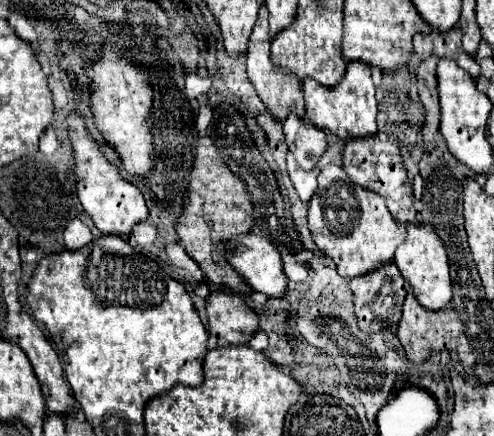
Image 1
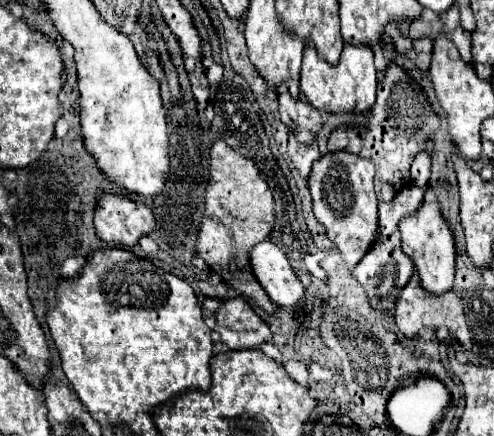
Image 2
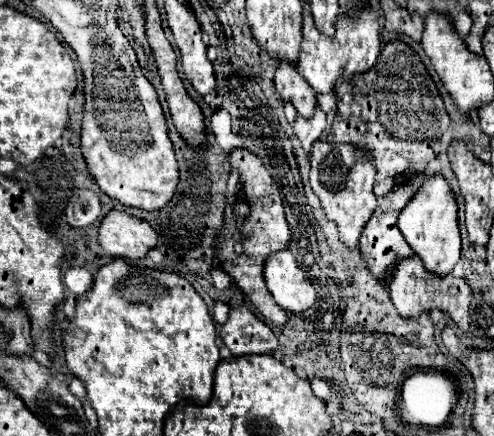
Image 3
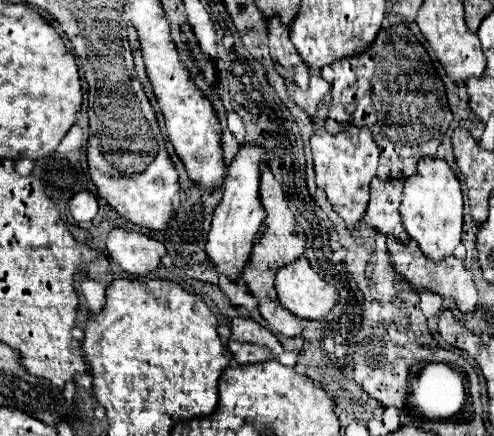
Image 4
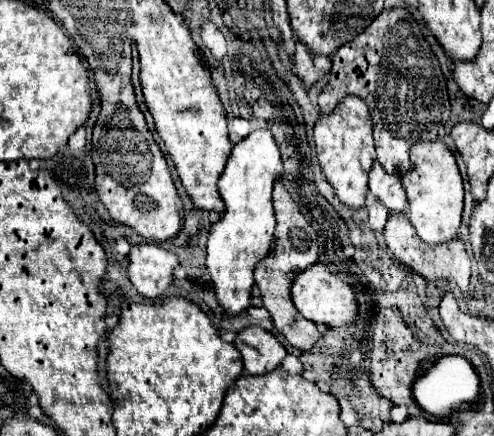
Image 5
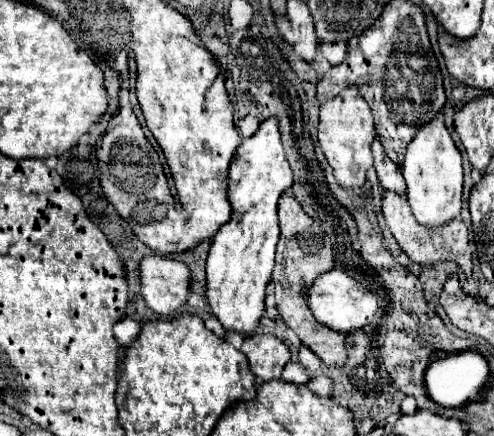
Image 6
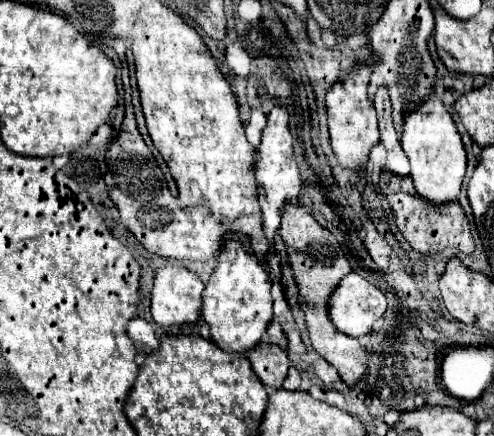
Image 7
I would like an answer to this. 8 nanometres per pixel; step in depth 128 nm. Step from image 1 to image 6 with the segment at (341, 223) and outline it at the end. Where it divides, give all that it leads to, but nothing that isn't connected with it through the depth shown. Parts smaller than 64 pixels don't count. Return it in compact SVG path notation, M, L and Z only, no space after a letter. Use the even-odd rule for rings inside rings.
M356 86L344 88L332 100L326 100L320 106L320 124L318 124L318 140L324 150L326 160L334 168L336 180L344 188L358 188L366 182L366 170L372 166L372 140L376 128L372 112L366 100L360 96Z

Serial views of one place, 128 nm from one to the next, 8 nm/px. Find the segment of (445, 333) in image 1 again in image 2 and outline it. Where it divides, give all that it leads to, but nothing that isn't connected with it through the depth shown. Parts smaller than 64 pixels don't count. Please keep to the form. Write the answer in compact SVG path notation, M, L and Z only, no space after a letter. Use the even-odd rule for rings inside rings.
M416 272L412 274L410 282L402 288L398 300L396 300L396 308L394 308L394 320L400 328L400 332L408 338L412 338L420 328L430 326L430 328L438 328L438 326L446 326L450 330L450 334L454 338L458 338L458 342L468 348L468 344L472 344L470 340L470 332L468 332L468 324L464 318L464 302L462 296L456 290L448 290L444 292L444 296L428 296L428 292L424 292L424 288L420 288L420 278L416 276Z

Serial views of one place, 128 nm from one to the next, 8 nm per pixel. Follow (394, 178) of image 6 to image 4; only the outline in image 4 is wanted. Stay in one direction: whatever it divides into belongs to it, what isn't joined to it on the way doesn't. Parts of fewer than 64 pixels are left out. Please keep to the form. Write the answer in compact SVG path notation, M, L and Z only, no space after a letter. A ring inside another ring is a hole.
M374 178L370 184L370 204L364 220L380 230L386 236L396 236L406 242L408 234L404 232L400 220L400 200L402 200L402 180L380 180Z

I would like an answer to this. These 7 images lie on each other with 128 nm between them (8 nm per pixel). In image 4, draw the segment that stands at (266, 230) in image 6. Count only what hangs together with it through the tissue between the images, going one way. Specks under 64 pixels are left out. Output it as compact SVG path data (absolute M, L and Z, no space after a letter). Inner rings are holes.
M260 144L240 146L236 158L228 166L224 186L222 186L224 196L222 196L222 202L214 210L212 228L208 232L206 254L210 262L214 264L216 272L220 276L226 276L232 282L240 278L244 264L248 264L254 238L266 220L266 212L260 200L260 172L262 172L262 164L266 164L264 156L266 156L266 150Z

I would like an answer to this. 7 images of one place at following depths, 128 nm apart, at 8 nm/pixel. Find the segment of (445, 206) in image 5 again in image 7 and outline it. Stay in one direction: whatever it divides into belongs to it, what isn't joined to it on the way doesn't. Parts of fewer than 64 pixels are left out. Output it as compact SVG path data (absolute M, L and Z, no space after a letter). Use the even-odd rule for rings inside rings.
M432 94L424 104L416 104L412 112L404 112L402 120L402 148L410 158L412 170L410 176L420 196L434 204L458 200L462 180L466 174L466 150L462 136L452 120L452 114L446 110L442 100Z

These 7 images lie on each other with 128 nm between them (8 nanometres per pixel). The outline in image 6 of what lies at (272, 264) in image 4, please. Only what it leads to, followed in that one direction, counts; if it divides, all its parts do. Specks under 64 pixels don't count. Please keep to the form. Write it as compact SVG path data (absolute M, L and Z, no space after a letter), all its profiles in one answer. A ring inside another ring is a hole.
M288 192L282 194L278 202L278 218L280 218L280 242L276 248L276 268L272 272L272 282L276 284L276 304L284 322L300 336L300 340L326 364L326 366L344 366L346 364L346 336L324 328L312 318L312 310L304 300L304 290L308 284L322 276L324 272L334 268L334 248L328 234L302 210L296 198Z

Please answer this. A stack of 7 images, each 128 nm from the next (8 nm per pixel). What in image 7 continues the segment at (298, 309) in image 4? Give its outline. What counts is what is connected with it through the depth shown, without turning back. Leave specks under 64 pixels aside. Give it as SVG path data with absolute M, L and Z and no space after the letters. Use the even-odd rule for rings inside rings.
M352 272L348 276L344 276L338 284L338 288L334 290L334 294L330 296L330 320L332 324L352 336L352 338L362 338L372 334L372 326L374 320L380 320L386 312L386 296L382 294L382 290L378 290L376 286L372 286L368 280L364 280L360 274Z

